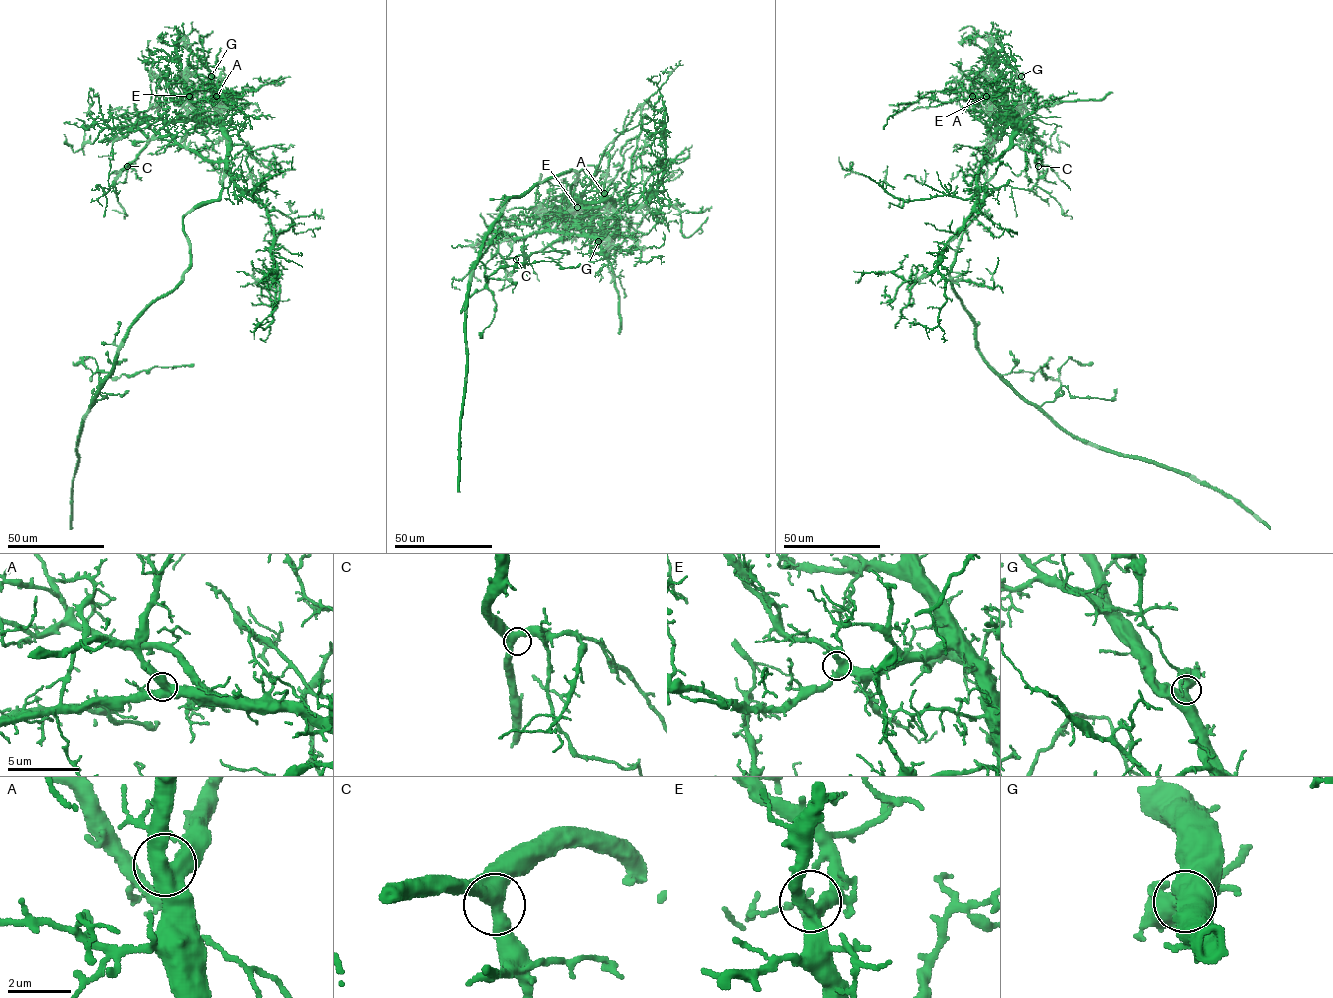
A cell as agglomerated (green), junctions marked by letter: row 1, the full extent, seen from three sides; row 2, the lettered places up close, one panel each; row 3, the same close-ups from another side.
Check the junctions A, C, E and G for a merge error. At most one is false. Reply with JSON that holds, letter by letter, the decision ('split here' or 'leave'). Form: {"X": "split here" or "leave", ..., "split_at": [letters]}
{"A": "leave", "C": "leave", "E": "leave", "G": "split here", "split_at": ["G"]}

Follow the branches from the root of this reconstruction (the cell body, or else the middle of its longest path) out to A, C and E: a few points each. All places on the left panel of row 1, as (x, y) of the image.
A: (166, 296), (190, 262), (183, 217), (201, 203), (215, 201), (222, 187), (227, 145), (216, 117), (216, 96)
C: (166, 296), (190, 262), (183, 217), (219, 198), (227, 163), (226, 135), (206, 122), (169, 122), (127, 166)
E: (166, 296), (190, 262), (183, 217), (219, 198), (227, 163), (226, 135), (198, 114), (189, 96)

